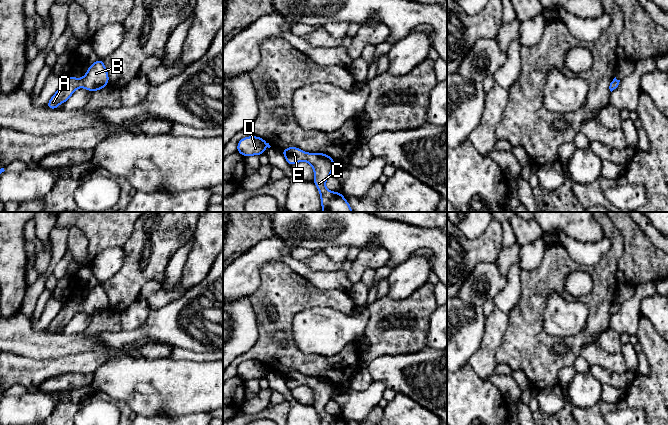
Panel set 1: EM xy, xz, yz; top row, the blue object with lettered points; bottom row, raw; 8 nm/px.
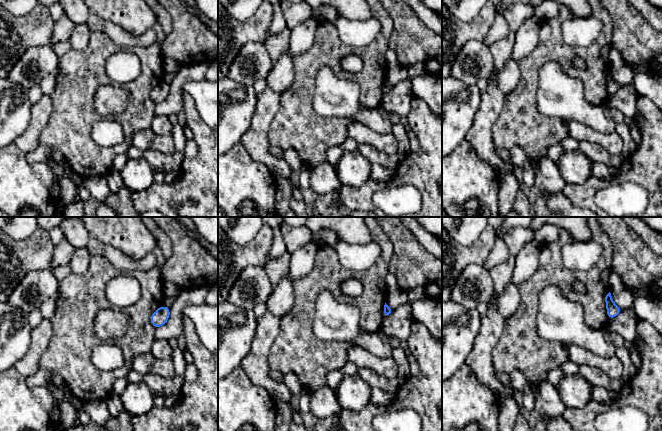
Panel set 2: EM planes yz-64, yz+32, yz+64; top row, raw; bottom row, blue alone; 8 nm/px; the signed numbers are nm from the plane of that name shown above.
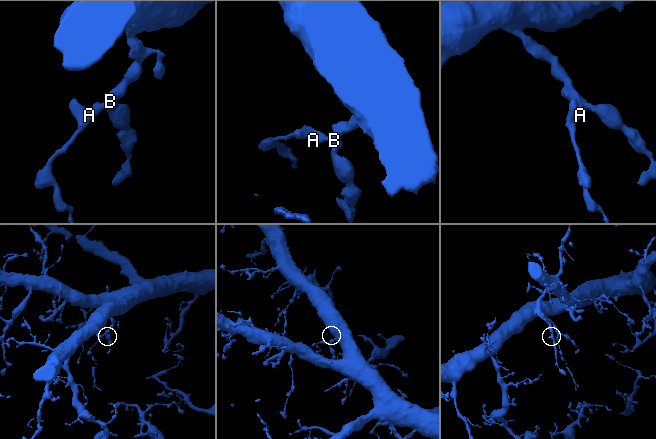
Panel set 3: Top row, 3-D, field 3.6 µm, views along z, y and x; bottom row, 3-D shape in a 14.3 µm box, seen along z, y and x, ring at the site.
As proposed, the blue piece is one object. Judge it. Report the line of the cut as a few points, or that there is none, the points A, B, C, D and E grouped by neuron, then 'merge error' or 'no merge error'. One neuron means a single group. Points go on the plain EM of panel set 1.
cut none; groups A B C D E; no merge error

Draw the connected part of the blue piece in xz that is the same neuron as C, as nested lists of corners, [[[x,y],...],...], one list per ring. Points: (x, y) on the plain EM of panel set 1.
[[[289,371],[280,375],[291,390],[302,384],[313,390],[315,398],[313,406],[320,416],[321,425],[346,425],[340,416],[331,416],[325,412],[324,408],[331,400],[331,396],[336,388],[330,380],[324,377],[305,377],[297,371]]]

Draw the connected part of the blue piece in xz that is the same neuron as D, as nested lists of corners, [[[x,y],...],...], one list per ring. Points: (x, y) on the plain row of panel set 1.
[[[250,360],[244,361],[237,367],[237,376],[244,381],[251,379],[261,379],[265,377],[265,371],[270,372],[271,370],[261,361]]]

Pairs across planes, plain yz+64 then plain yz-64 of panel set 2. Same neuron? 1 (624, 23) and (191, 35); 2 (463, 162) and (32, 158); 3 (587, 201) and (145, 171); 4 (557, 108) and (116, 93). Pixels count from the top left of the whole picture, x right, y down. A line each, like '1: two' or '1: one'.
1: one
2: two
3: two
4: one

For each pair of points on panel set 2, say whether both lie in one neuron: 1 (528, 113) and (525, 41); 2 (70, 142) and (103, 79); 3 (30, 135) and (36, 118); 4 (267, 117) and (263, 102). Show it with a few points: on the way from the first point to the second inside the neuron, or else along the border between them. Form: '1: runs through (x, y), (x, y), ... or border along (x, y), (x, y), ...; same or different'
1: border along (539, 35), (538, 45), (518, 62); different
2: runs through (70, 125), (74, 114), (74, 104), (86, 92); same
3: runs through (34, 131), (36, 122); same
4: runs through (265, 113), (265, 106); same

